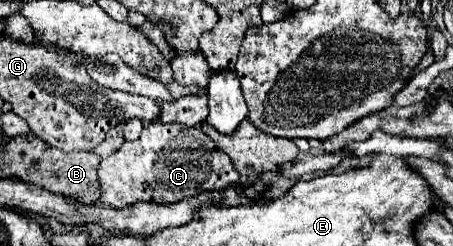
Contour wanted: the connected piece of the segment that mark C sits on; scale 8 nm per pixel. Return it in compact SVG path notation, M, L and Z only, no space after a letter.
M155 121L143 127L137 141L125 141L119 151L101 159L97 179L101 183L101 203L113 209L123 209L139 201L168 205L203 191L223 191L239 183L239 173L235 171L231 159L215 147L215 143L201 131L201 127L187 129L187 125L161 125Z

